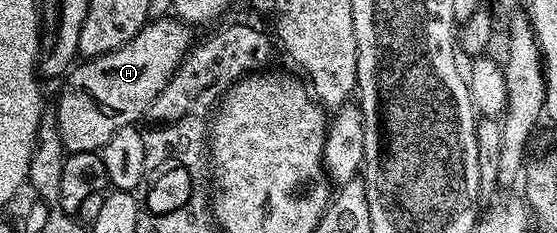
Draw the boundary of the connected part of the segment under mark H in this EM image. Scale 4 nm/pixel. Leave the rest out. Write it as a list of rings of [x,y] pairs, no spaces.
[[[152,19],[141,27],[134,39],[130,39],[122,47],[106,55],[81,60],[63,78],[64,86],[60,89],[60,98],[57,99],[54,108],[57,129],[65,150],[68,153],[95,153],[103,150],[105,143],[119,129],[127,125],[136,125],[143,118],[152,100],[166,87],[176,68],[182,64],[188,50],[192,48],[192,29],[191,24],[179,19]]]

